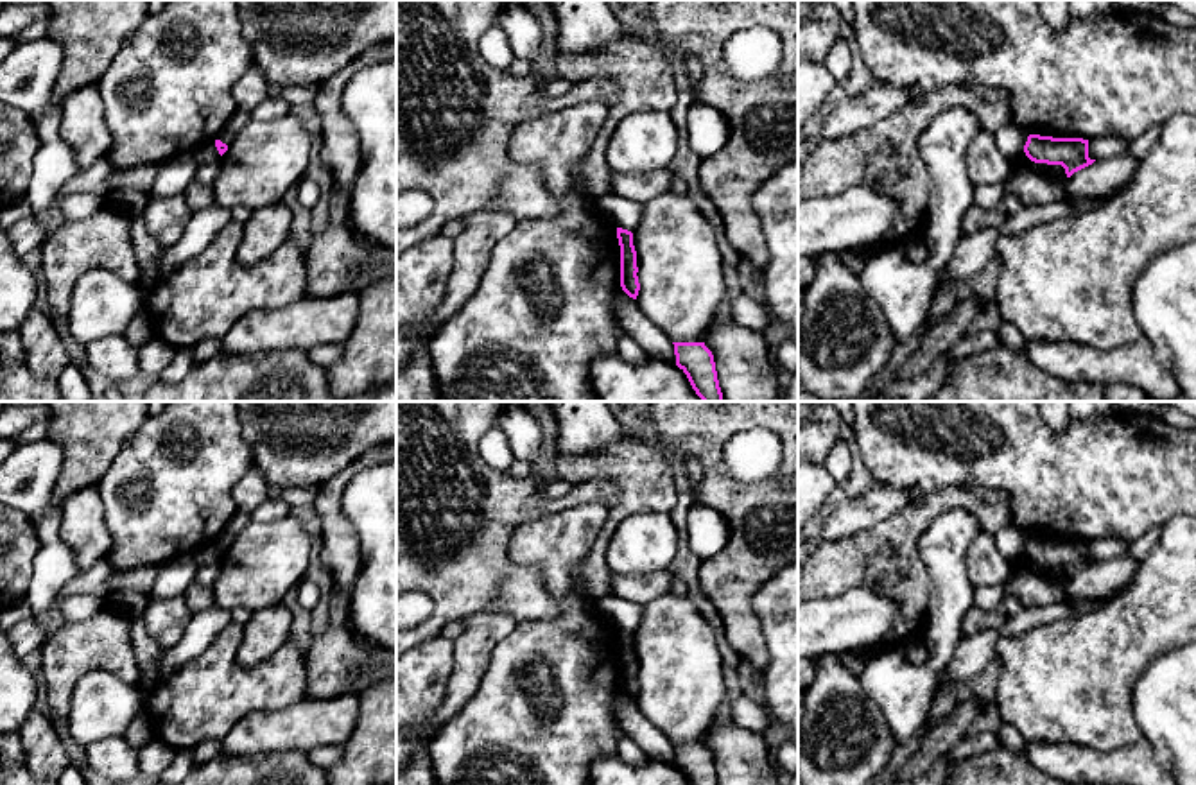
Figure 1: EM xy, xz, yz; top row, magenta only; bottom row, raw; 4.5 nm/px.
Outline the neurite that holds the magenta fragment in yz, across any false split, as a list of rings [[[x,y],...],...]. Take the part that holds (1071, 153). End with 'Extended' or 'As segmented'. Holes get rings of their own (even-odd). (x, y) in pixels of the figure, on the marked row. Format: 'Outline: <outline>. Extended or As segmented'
Outline: [[[1029,134],[1024,152],[1035,163],[1062,165],[1067,177],[1096,161],[1088,158],[1088,140],[1083,138]]]. As segmented

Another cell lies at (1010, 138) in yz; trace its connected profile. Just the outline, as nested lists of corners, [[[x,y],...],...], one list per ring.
[[[1010,116],[995,131],[997,147],[1008,156],[1017,158],[1027,142],[1029,133],[1018,127]]]

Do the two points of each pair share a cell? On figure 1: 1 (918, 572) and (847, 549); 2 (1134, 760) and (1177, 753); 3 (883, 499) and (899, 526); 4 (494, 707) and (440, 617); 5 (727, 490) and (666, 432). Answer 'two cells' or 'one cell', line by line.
1: one cell
2: two cells
3: two cells
4: two cells
5: one cell

